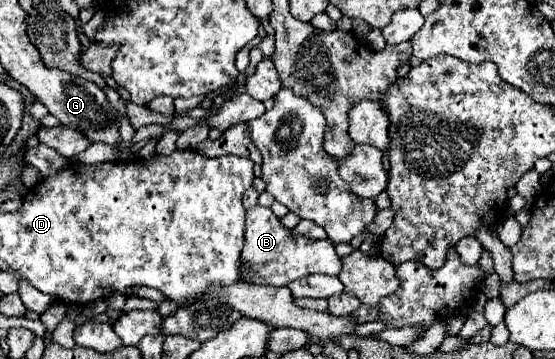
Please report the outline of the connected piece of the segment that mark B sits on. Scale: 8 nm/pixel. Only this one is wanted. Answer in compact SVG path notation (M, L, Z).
M254 206L246 210L246 244L242 250L242 260L246 260L252 266L250 278L244 280L270 286L286 286L292 280L310 274L338 276L342 270L342 258L336 254L334 244L328 242L328 238L324 240L312 240L306 236L292 238L290 230L286 230L274 216L274 212L264 206Z

